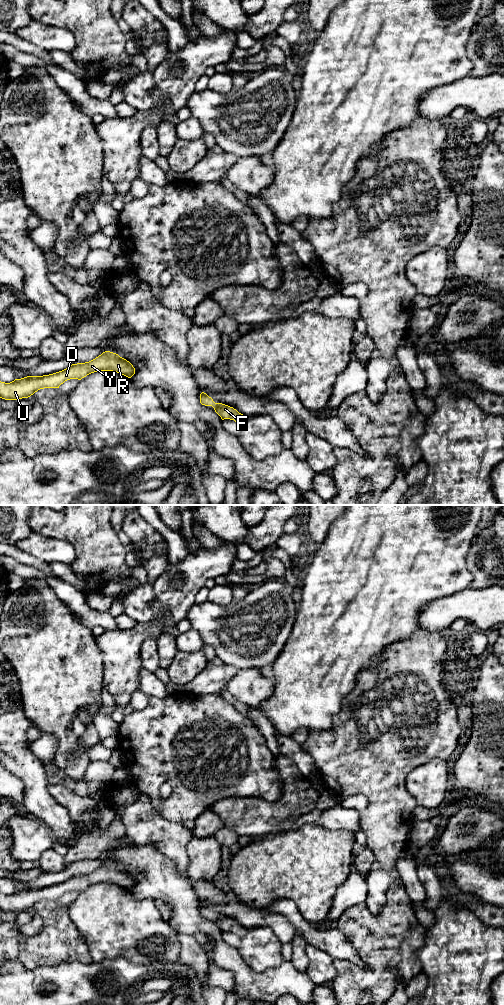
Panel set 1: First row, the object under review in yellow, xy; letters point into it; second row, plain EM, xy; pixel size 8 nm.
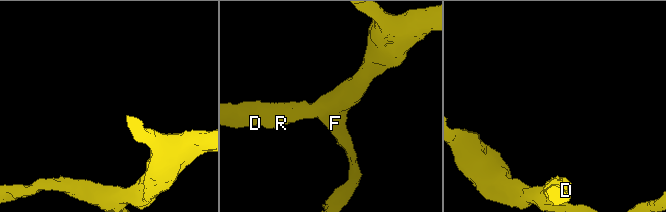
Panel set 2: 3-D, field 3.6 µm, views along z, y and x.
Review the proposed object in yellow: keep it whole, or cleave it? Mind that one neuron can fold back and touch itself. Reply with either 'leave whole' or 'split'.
leave whole

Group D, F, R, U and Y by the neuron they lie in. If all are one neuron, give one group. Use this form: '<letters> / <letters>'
D F R U Y

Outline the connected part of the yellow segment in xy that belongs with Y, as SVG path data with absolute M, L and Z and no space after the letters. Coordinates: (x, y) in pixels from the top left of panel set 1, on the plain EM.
M105 863L89 874L72 876L68 880L53 886L27 888L15 891L10 895L0 893L0 910L5 912L28 910L40 901L59 900L67 892L81 892L97 883L113 883L128 890L135 886L135 880L129 873L116 865Z

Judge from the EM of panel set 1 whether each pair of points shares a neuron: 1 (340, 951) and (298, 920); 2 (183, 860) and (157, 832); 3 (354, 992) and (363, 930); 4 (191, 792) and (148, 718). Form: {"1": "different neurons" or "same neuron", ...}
{"1": "same neuron", "2": "same neuron", "3": "same neuron", "4": "same neuron"}

